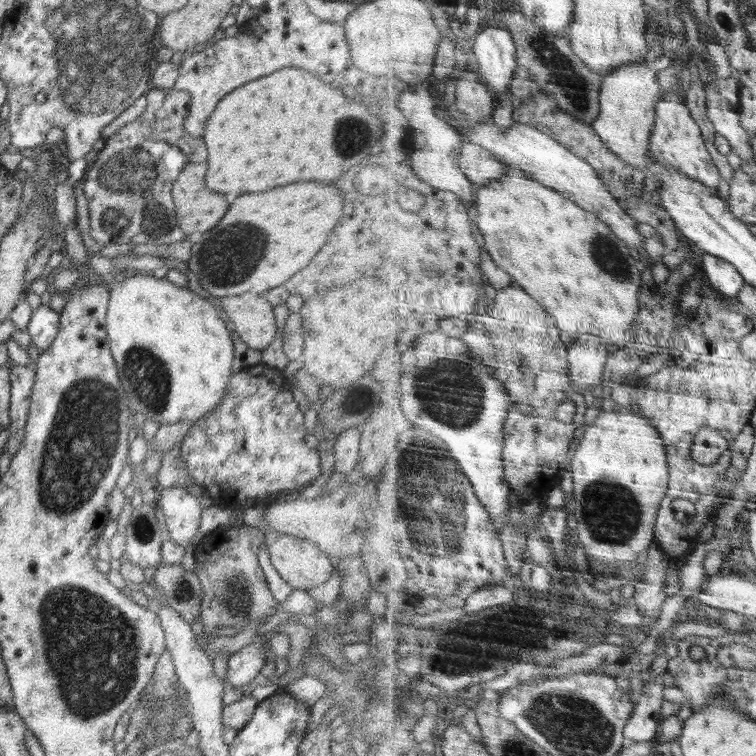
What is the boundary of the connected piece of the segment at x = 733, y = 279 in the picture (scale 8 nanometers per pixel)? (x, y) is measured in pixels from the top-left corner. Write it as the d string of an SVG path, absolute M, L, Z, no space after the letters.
M710 253L704 254L701 268L712 286L731 300L736 300L748 283L735 264Z

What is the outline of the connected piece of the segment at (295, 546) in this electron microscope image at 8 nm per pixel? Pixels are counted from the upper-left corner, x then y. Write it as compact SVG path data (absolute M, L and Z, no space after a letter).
M276 535L268 547L279 575L294 589L307 591L324 584L335 569L335 561L316 544L291 535Z

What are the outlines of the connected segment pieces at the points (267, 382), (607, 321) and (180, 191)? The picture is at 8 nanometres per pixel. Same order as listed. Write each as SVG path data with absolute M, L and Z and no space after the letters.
M263 362L256 365L248 366L241 369L236 375L230 377L228 393L224 395L224 400L214 411L207 414L205 418L191 424L187 435L181 440L180 454L188 468L188 476L194 480L195 484L204 488L206 494L212 500L212 505L216 505L222 509L248 509L259 505L265 506L273 499L279 499L284 494L289 494L292 490L302 491L305 487L311 486L316 479L322 475L320 463L321 459L318 453L318 442L320 441L318 434L308 435L304 429L304 412L298 409L298 403L294 401L290 388L290 379L284 373L284 370L269 367Z
M508 165L507 173L499 179L481 185L476 224L483 233L486 250L496 264L515 278L548 312L564 332L577 338L595 334L606 339L610 346L620 348L635 343L633 328L642 308L642 272L640 262L632 256L630 246L606 224L602 218L581 207L575 200L564 196L558 189L542 184L525 170Z
M187 164L173 182L171 193L175 204L178 228L181 228L188 235L203 233L214 228L218 224L218 220L228 210L226 198L222 194L216 194L206 188L206 184L204 184L206 168L208 168L206 164Z

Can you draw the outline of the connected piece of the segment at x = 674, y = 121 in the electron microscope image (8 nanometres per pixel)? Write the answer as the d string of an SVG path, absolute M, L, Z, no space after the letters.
M678 89L666 91L663 94L663 99L659 102L658 115L656 132L655 135L652 135L651 140L653 156L664 166L676 169L718 191L717 188L720 188L723 175L711 155L703 129L695 120L695 116L692 116L692 109L687 104L685 93Z

